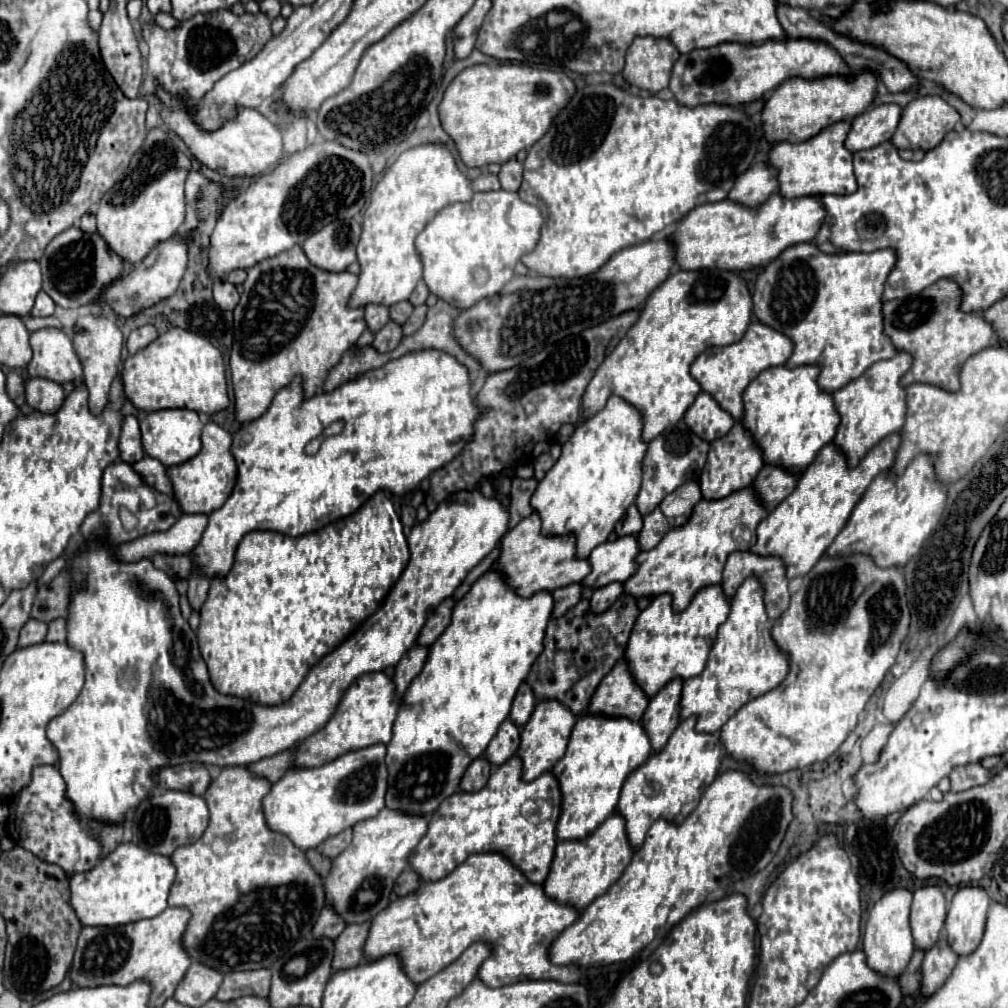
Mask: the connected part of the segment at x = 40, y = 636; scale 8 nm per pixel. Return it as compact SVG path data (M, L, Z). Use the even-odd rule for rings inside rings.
M31 618L23 630L21 630L21 636L19 636L19 646L31 646L31 644L39 644L43 642L47 636L47 622L41 622L41 620L35 620Z

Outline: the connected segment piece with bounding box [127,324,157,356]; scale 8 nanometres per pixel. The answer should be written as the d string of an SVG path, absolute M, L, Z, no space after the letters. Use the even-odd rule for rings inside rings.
M149 324L133 330L131 336L129 336L129 340L127 340L127 350L129 350L129 354L131 354L131 356L137 354L137 352L143 350L145 346L149 346L155 338L157 338L157 332L155 332L155 328L149 326Z

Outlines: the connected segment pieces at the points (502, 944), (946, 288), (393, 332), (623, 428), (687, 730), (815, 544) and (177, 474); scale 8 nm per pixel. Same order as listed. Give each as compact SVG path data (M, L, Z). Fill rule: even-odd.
M479 852L471 854L445 878L427 884L423 882L413 894L397 898L385 910L381 910L381 914L371 920L373 926L369 928L365 958L377 958L377 954L389 954L389 950L401 950L401 958L405 958L405 970L409 970L409 978L421 984L447 968L473 942L481 940L493 946L493 954L483 962L477 974L487 986L505 986L509 978L549 978L557 982L579 982L579 966L557 966L549 960L549 946L553 944L553 940L579 916L581 912L577 908L549 898L543 890L543 884L529 882L527 876L501 852Z
M941 278L915 296L885 302L885 334L889 334L897 350L913 354L913 368L903 376L903 386L909 386L911 382L923 382L955 392L959 388L959 370L965 360L991 346L995 338L993 324L989 324L979 312L963 312L959 308L961 300L961 286L955 280Z
M389 320L377 334L375 334L375 340L373 340L373 348L377 348L379 352L389 352L393 350L403 338L403 328L401 324Z
M611 396L603 410L575 428L563 444L561 458L531 498L531 506L543 520L543 534L573 532L579 558L587 558L595 546L609 538L641 490L643 460L649 448L641 434L643 414L619 396Z
M697 716L681 720L665 748L651 754L645 764L631 772L621 788L617 810L625 814L629 842L633 842L633 850L641 848L647 830L657 818L669 818L669 822L681 824L687 818L687 814L691 814L697 808L703 792L711 786L711 782L717 776L723 756L721 738L719 734L695 732L695 722Z
M893 432L883 438L859 466L849 468L845 454L833 442L821 448L821 454L801 472L797 488L757 526L757 542L751 548L755 554L777 554L787 566L787 576L805 576L833 544L837 534L849 522L855 504L863 498L871 480L881 472L889 470L895 462L895 454L901 446L901 432Z
M207 422L201 434L201 442L203 442L203 448L195 458L191 458L189 462L183 462L181 466L169 468L175 500L185 514L211 514L213 510L221 508L225 500L231 496L237 480L237 462L231 454L231 442L233 442L231 434L219 424Z

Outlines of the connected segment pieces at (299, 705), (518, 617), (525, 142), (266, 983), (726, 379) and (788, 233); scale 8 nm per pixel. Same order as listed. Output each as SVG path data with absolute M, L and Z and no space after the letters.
M461 492L449 502L443 502L423 524L417 524L411 530L407 538L411 552L409 564L381 608L371 614L339 648L315 664L291 700L279 706L263 706L243 698L223 696L213 688L207 664L197 646L197 636L181 614L175 582L163 570L153 568L151 560L119 562L113 558L113 548L105 544L95 544L87 552L79 552L71 560L69 568L85 570L89 588L73 594L67 616L67 642L85 654L85 686L67 710L47 724L47 738L59 754L59 772L67 784L65 796L73 804L75 814L105 824L123 824L125 816L149 798L151 790L157 786L155 774L165 766L187 762L247 766L289 750L325 728L335 714L343 692L355 678L395 666L403 658L403 654L417 642L427 616L437 608L437 604L453 596L469 570L499 544L507 532L507 522L509 514L505 508L497 500L485 498L481 492Z
M489 570L485 576L481 576L473 586L471 590L457 602L457 606L453 608L453 616L451 616L451 624L447 626L447 630L437 638L435 644L431 644L431 650L429 650L429 658L421 670L421 674L411 682L409 690L405 692L403 696L403 702L405 706L401 708L401 714L397 716L397 722L393 726L393 738L391 742L387 744L389 746L389 754L387 754L387 766L389 766L389 790L387 790L387 796L385 796L385 802L387 802L387 808L395 808L395 810L409 810L409 814L415 814L415 812L421 812L421 814L433 814L437 810L437 806L449 796L449 794L455 794L457 788L459 788L459 780L461 780L461 774L465 772L465 768L469 766L469 762L473 762L475 758L479 758L487 744L491 742L491 738L495 736L497 728L501 726L503 720L507 720L509 716L509 706L515 698L515 692L517 688L521 686L521 682L525 682L527 674L529 674L529 668L533 666L533 662L539 658L539 654L543 652L543 638L545 638L545 628L551 620L551 612L553 612L553 596L551 592L535 592L533 596L529 598L523 598L519 596L505 580L505 576L499 572L499 570Z
M477 64L465 68L447 86L441 102L441 124L445 132L455 140L461 160L467 166L487 166L493 162L505 164L507 160L515 158L519 150L529 150L537 140L545 136L553 120L573 98L573 94L575 94L575 82L565 72L537 70L519 64L501 64L501 66Z
M243 970L243 972L229 972L217 992L217 1000L233 1000L245 994L251 996L269 996L271 988L271 970Z
M753 322L747 328L741 342L729 346L713 346L703 354L699 354L691 366L691 374L701 384L703 392L711 394L719 402L719 406L727 410L735 420L741 420L745 414L743 392L749 386L749 382L755 380L765 368L785 364L791 354L793 354L793 342L785 334L773 330L763 322Z
M771 194L759 206L743 206L729 198L705 206L695 206L673 232L677 242L677 264L683 270L719 268L719 270L753 270L767 266L785 248L799 242L813 242L825 222L827 210L819 196L785 198Z

